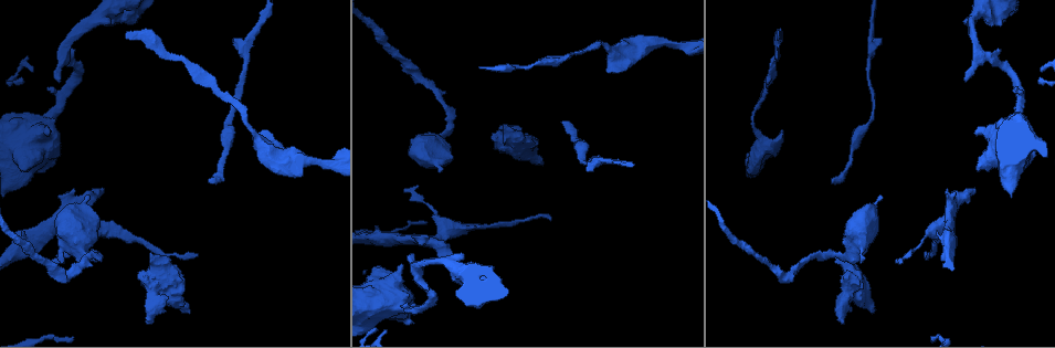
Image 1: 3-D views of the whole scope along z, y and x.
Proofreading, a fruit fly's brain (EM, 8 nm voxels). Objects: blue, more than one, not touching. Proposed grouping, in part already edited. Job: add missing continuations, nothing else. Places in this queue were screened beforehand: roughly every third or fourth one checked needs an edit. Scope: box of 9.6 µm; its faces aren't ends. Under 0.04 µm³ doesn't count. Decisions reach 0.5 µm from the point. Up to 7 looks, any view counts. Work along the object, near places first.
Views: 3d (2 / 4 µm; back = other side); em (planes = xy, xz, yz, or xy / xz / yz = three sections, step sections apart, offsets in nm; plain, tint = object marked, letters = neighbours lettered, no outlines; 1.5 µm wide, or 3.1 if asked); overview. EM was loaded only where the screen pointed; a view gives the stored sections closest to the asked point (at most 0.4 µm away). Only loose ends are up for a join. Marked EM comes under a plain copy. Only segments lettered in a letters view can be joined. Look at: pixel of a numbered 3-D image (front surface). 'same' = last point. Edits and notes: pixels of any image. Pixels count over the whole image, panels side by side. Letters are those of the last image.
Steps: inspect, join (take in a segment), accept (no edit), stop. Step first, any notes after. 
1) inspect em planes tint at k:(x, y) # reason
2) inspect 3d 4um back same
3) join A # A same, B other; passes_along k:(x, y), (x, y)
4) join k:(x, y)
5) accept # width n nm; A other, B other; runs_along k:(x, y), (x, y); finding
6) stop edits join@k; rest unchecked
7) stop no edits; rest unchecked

inspect em planes letters at 1:(901, 263) # thin end

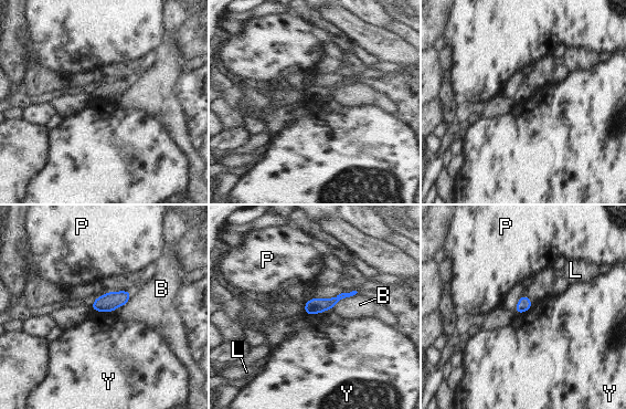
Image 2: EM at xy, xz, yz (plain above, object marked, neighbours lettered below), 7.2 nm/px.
accept # width 100 nm; B other, L other, P other, Y other; border 2:(94, 311), (109, 311), (114, 313); no lettered segment goes on from it

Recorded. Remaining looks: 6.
inspect 3d 2um at 1:(840, 322)

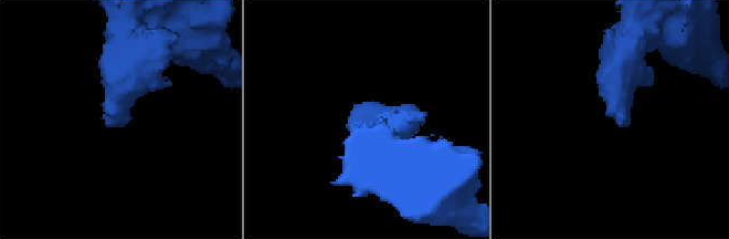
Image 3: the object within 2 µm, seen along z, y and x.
inspect em planes letters at 3:(107, 125) # now the EM

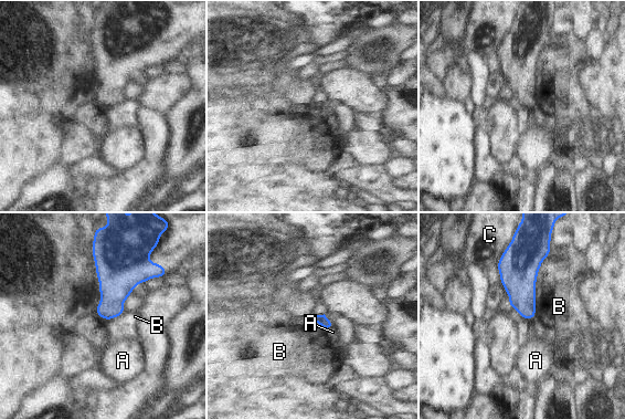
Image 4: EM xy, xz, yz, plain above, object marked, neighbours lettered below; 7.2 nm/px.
accept # A other, B other, C other; border 4:(550, 254), (537, 275), (532, 318); no lettered segment goes on from it

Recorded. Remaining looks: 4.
inspect 3d 2um at 1:(427, 234) # an open end

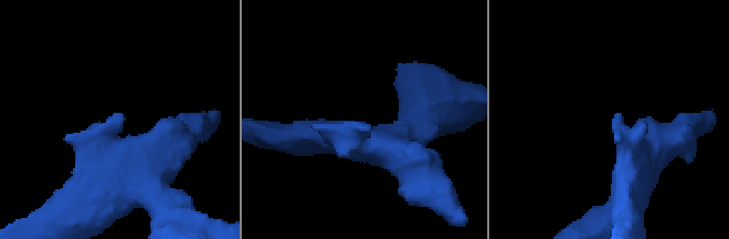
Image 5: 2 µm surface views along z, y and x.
inspect em planes tint at 5:(119, 116)

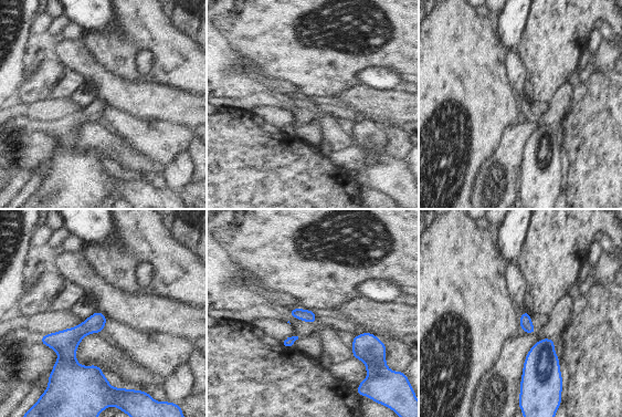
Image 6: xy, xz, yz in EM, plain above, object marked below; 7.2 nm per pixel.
inspect em planes letters same

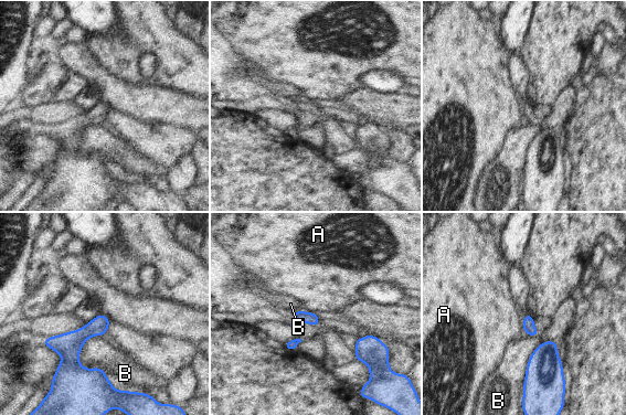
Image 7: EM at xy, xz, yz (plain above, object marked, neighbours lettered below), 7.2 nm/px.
accept # A other, B other; runs_along 7:(45, 342), (54, 342), (98, 384); none of them fits

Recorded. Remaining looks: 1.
stop no edits; rest unchecked

